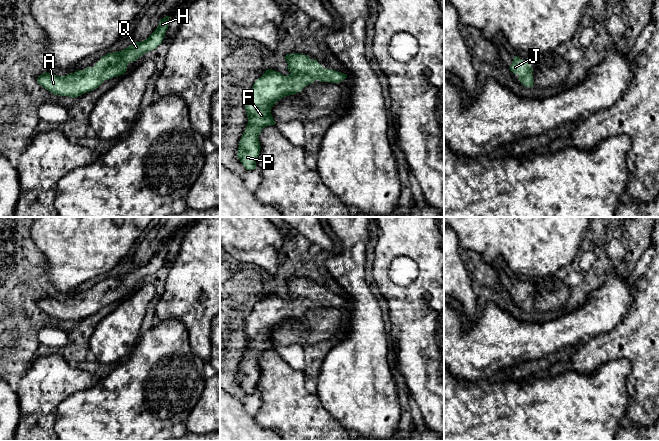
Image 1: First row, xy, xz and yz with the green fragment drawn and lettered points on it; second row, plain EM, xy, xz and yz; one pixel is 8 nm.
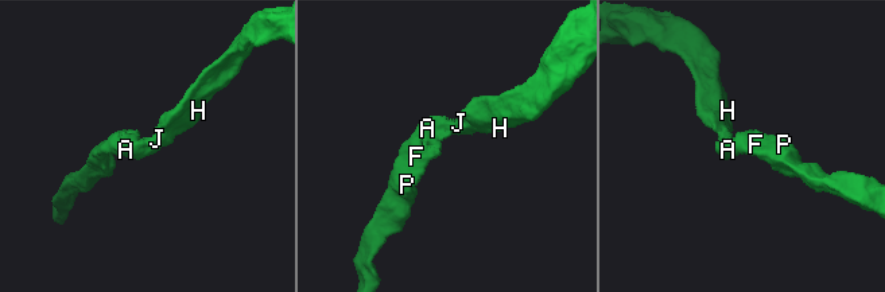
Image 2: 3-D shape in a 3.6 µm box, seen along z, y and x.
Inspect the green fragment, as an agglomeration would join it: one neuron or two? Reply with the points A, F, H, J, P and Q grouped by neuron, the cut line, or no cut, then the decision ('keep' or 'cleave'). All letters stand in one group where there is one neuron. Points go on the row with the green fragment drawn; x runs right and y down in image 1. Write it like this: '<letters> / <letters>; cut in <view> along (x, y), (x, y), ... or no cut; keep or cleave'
A F H J P Q; no cut; keep

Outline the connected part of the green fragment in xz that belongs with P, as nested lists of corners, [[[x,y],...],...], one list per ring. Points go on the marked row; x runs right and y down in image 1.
[[[294,53],[284,58],[289,75],[267,69],[245,94],[248,123],[239,142],[237,157],[246,170],[257,168],[256,161],[261,149],[258,137],[263,128],[276,124],[271,109],[277,101],[301,92],[315,80],[340,83],[347,78],[347,74],[323,68],[317,59],[311,60],[308,55]]]

